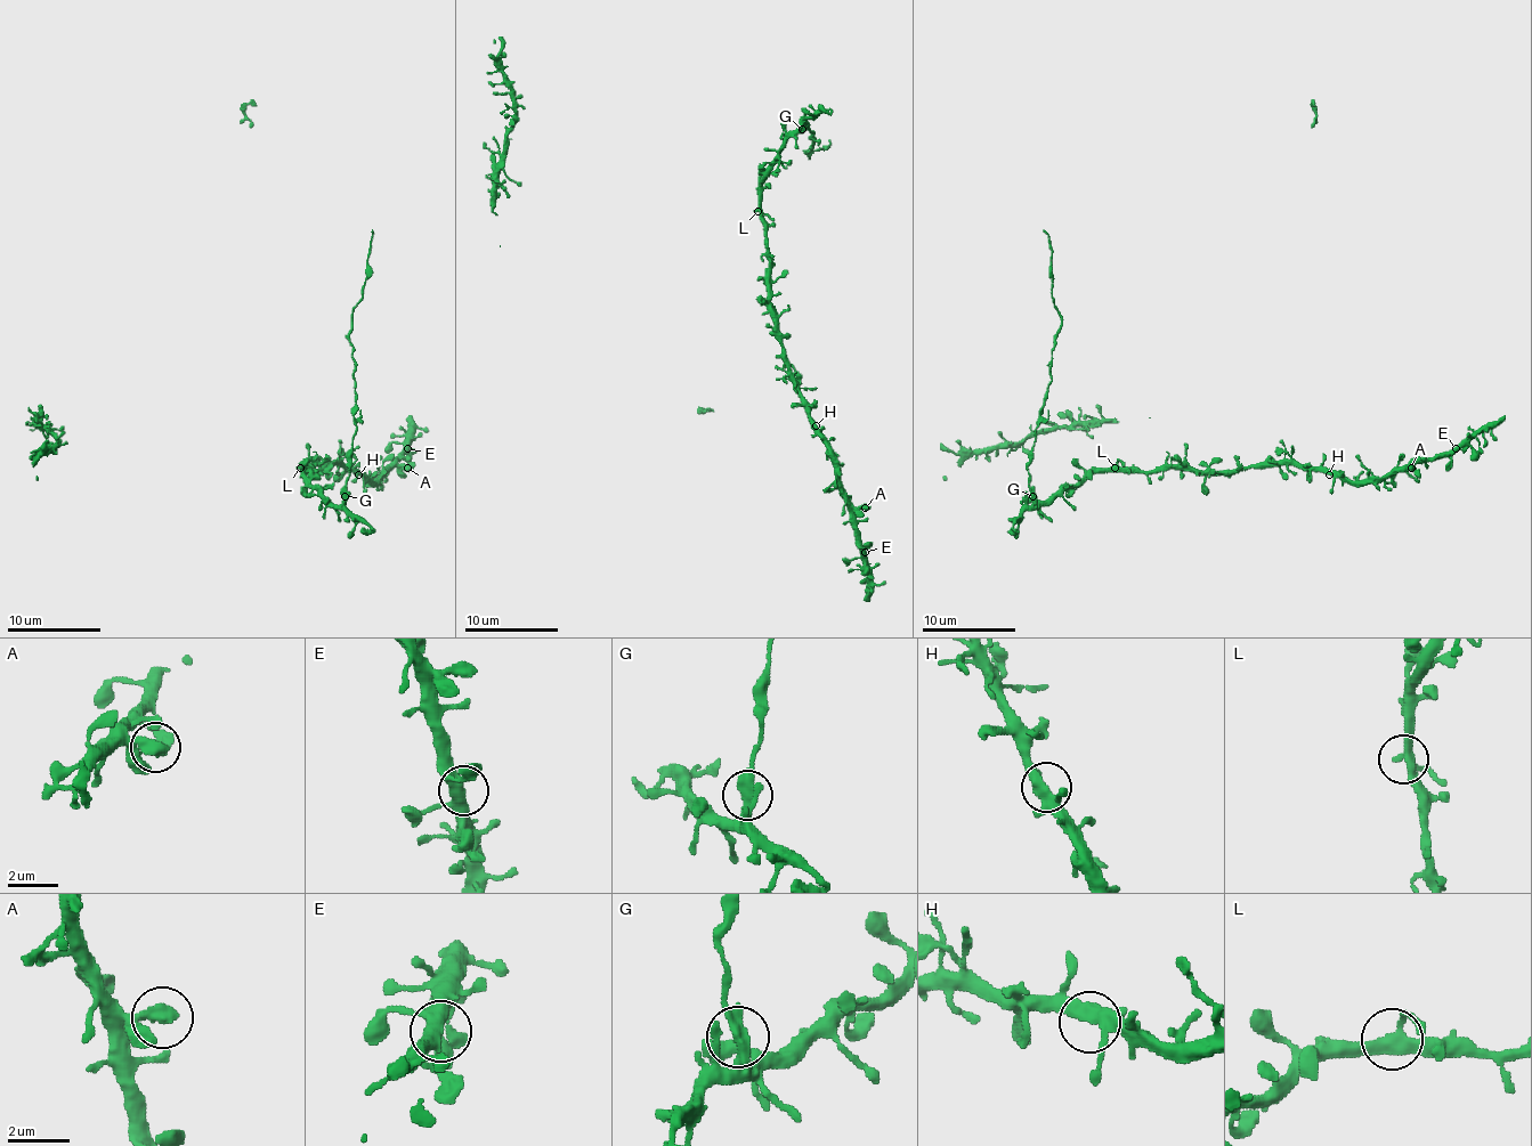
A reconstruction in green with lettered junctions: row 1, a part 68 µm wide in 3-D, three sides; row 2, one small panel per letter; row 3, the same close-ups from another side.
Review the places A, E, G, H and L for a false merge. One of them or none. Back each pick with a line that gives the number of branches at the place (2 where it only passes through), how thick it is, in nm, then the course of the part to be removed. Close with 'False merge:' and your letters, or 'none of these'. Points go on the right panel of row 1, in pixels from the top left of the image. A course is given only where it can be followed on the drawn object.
G: Branches: 2. Thickness 400 nm. Course of the part to remove: (1032, 495), (1028, 463), (1051, 379), (1051, 348), (1060, 327), (1060, 313), (1051, 297), (1051, 248), (1044, 229)
False merge: G

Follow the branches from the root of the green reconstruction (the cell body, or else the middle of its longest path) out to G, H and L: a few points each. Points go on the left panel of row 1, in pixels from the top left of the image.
G: (349, 474), (345, 495)
H: (349, 474), (340, 505), (333, 505), (302, 477), (311, 468), (331, 465), (351, 468), (358, 474)
L: (349, 474), (345, 500), (333, 505), (302, 477), (300, 468)

